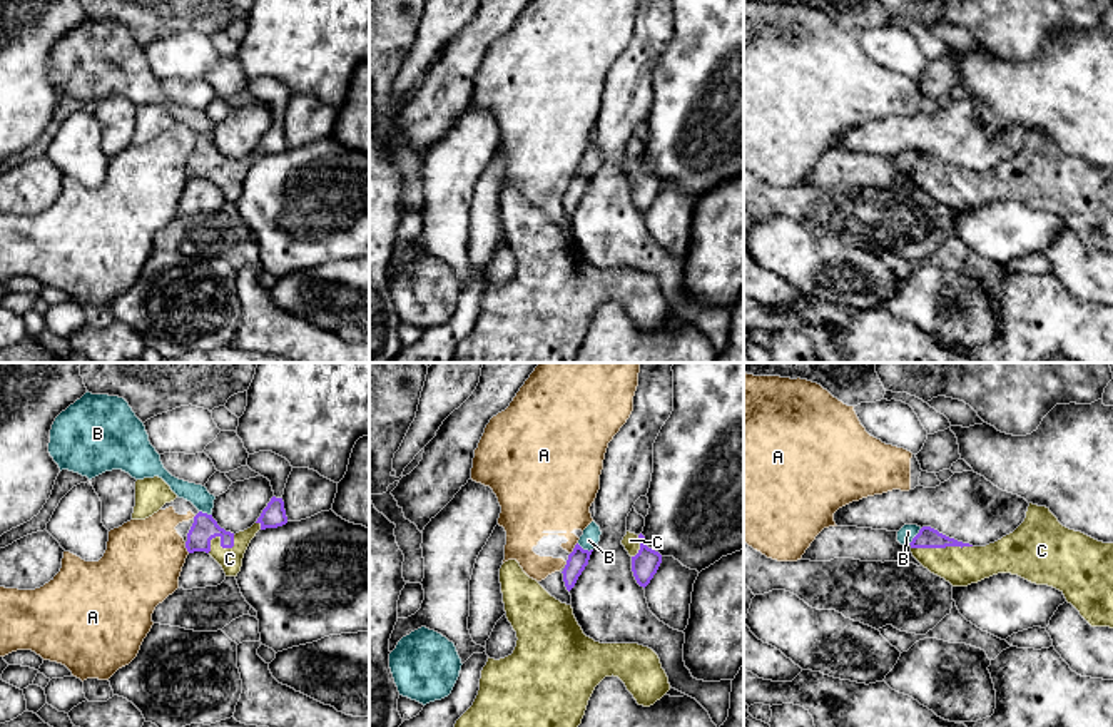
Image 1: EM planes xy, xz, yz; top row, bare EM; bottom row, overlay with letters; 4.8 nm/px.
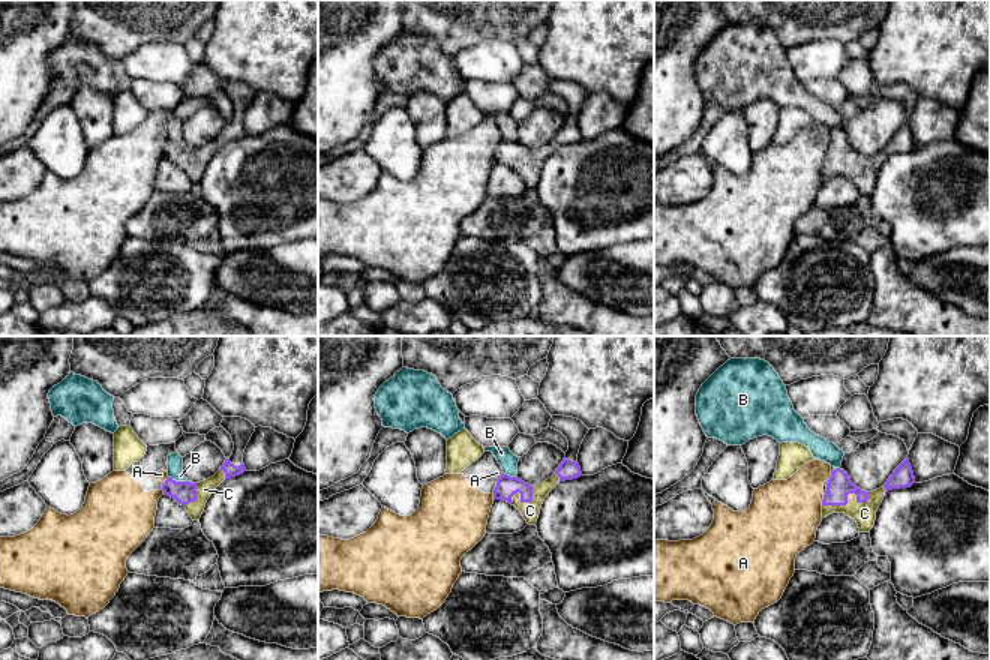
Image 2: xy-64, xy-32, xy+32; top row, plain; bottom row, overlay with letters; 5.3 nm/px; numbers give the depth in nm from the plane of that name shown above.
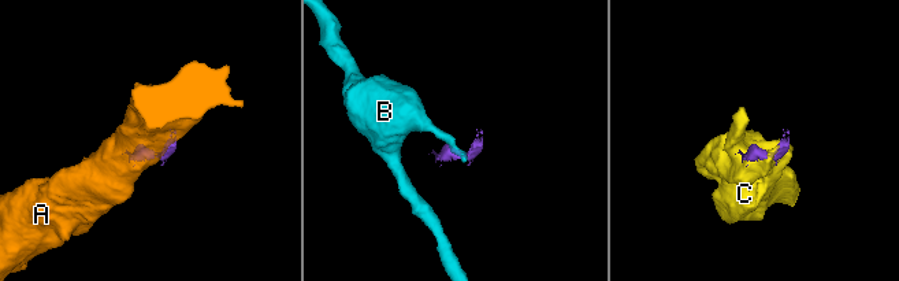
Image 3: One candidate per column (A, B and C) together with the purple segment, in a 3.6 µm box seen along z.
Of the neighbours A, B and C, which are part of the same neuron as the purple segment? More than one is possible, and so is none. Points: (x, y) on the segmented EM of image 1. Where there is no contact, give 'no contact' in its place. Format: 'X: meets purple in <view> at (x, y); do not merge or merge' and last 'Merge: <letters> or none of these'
A: meets purple in xy at (186, 547); do not merge
B: meets purple in yz at (914, 537); do not merge
C: meets purple in yz at (941, 547); merge
Merge: C

